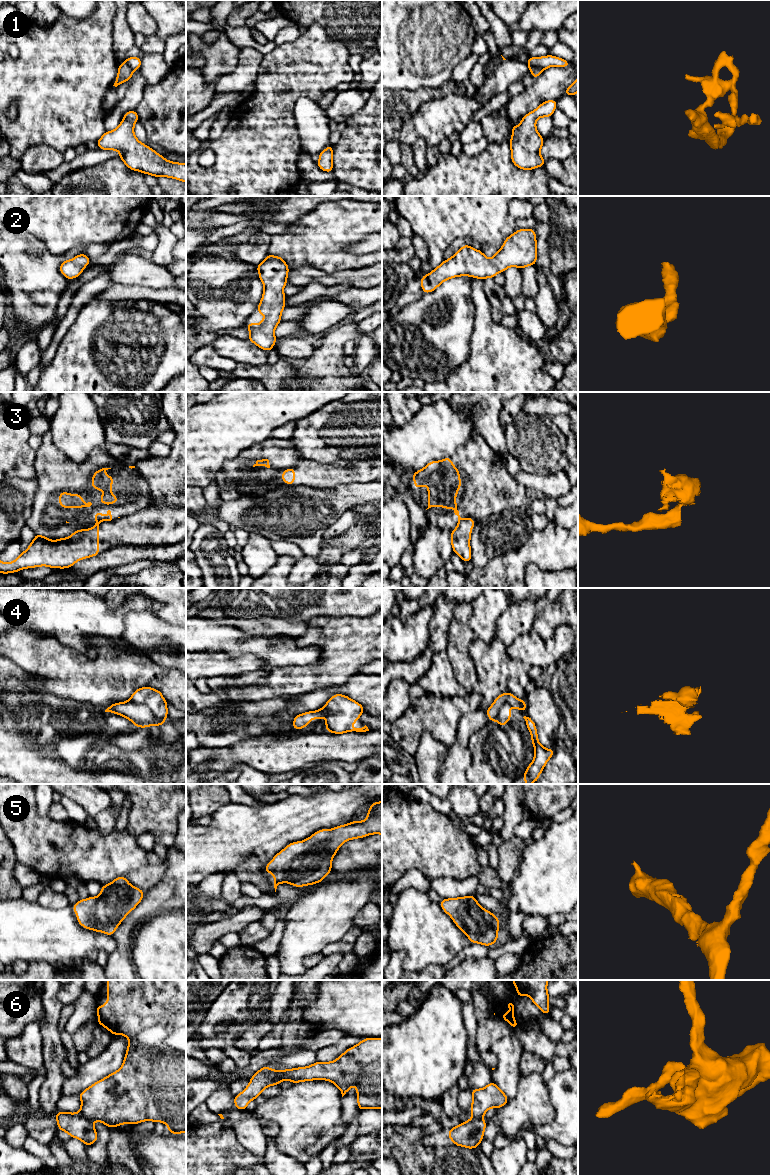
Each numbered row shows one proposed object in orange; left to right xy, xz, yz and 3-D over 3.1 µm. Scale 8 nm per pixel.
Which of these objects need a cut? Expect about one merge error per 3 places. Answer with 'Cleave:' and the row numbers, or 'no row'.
Cleave: 3, 4, 6

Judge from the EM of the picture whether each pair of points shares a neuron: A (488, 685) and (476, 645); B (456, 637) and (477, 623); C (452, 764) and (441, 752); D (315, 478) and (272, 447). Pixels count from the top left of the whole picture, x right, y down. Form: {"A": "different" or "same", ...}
{"A": "same", "B": "different", "C": "different", "D": "different"}

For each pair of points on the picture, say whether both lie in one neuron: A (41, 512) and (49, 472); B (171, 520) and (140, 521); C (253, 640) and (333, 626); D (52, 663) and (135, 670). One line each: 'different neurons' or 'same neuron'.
A: same neuron
B: same neuron
C: different neurons
D: same neuron

